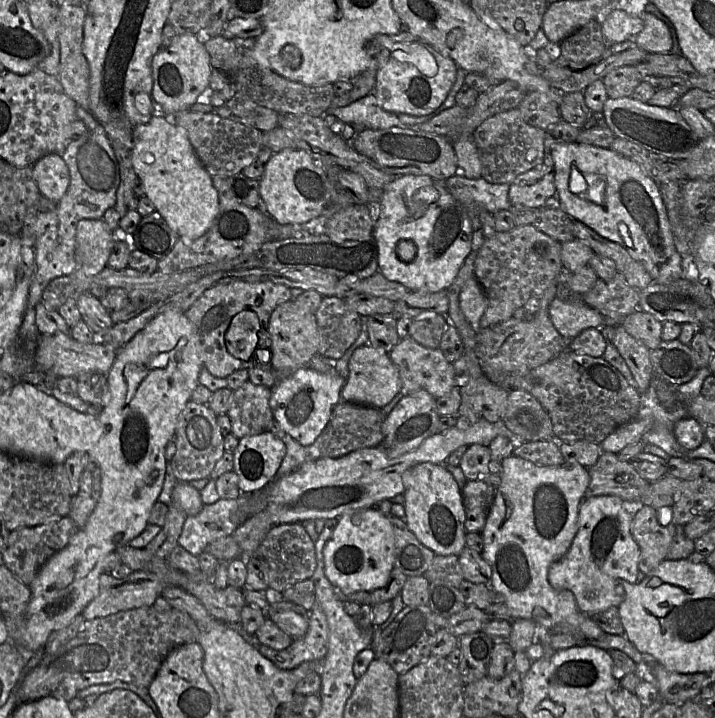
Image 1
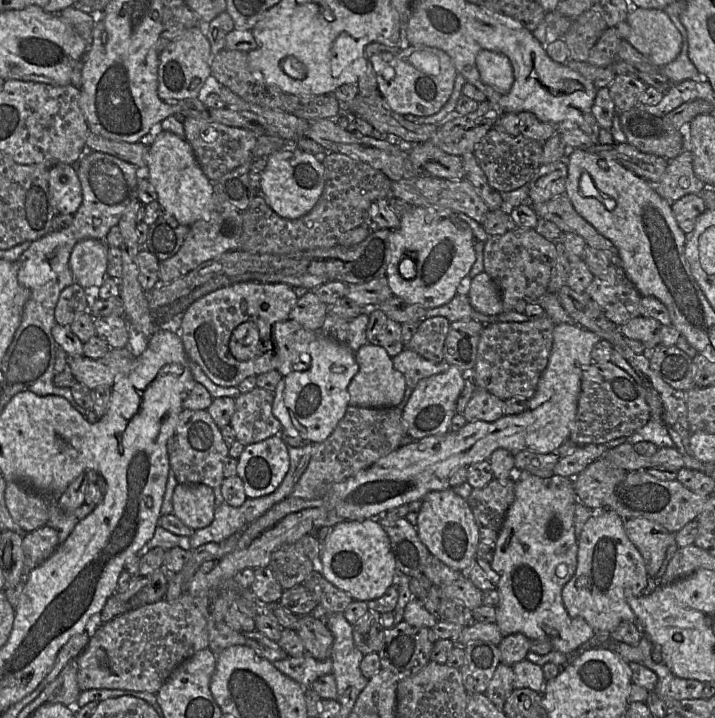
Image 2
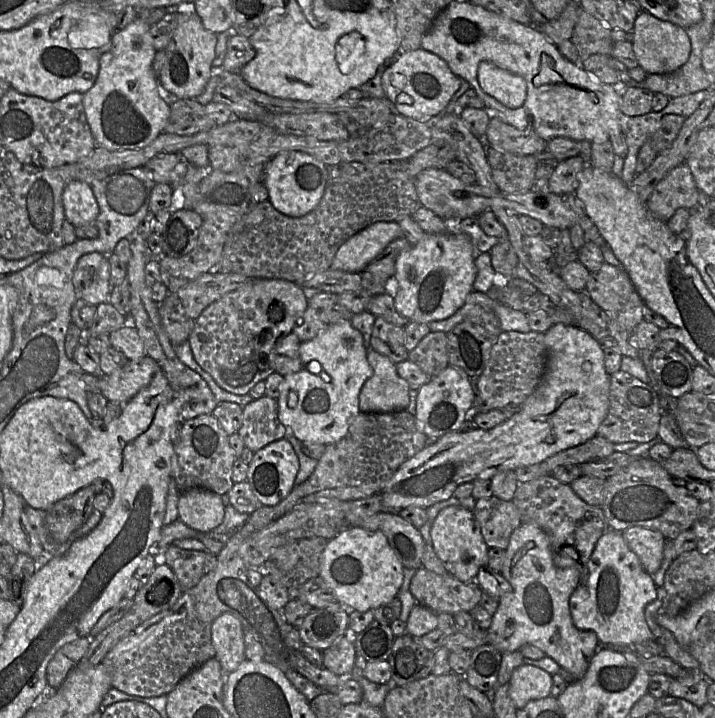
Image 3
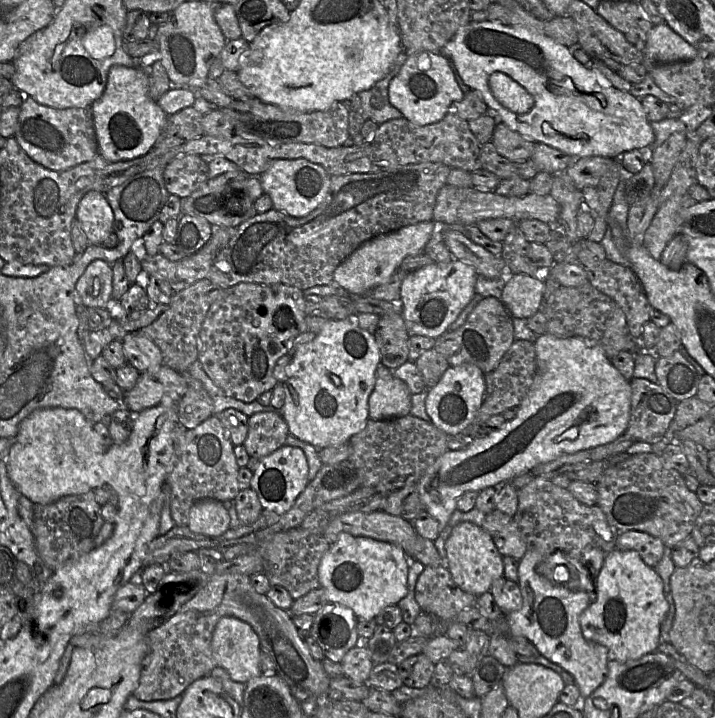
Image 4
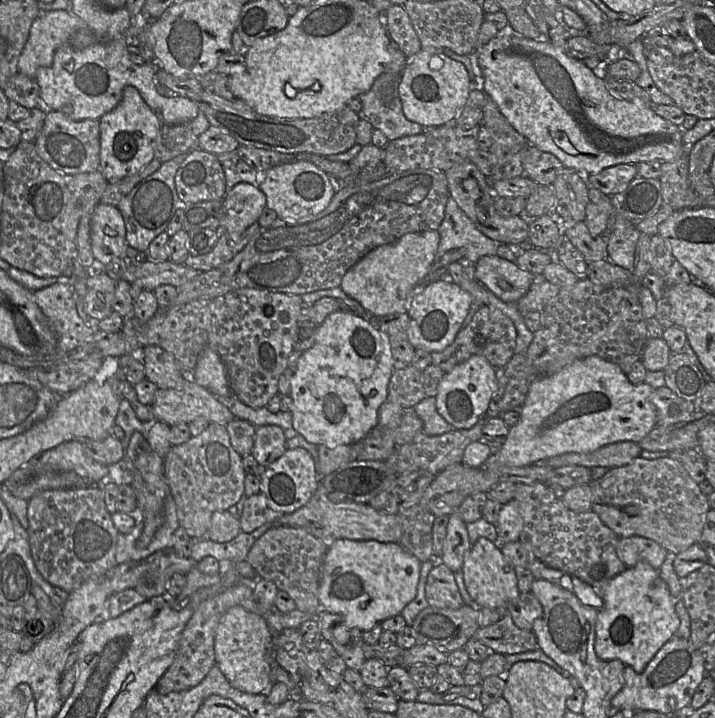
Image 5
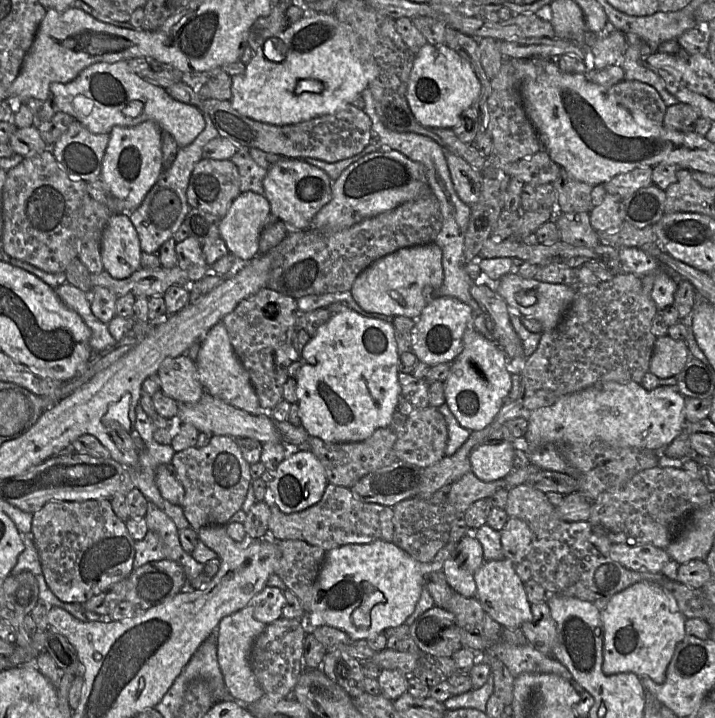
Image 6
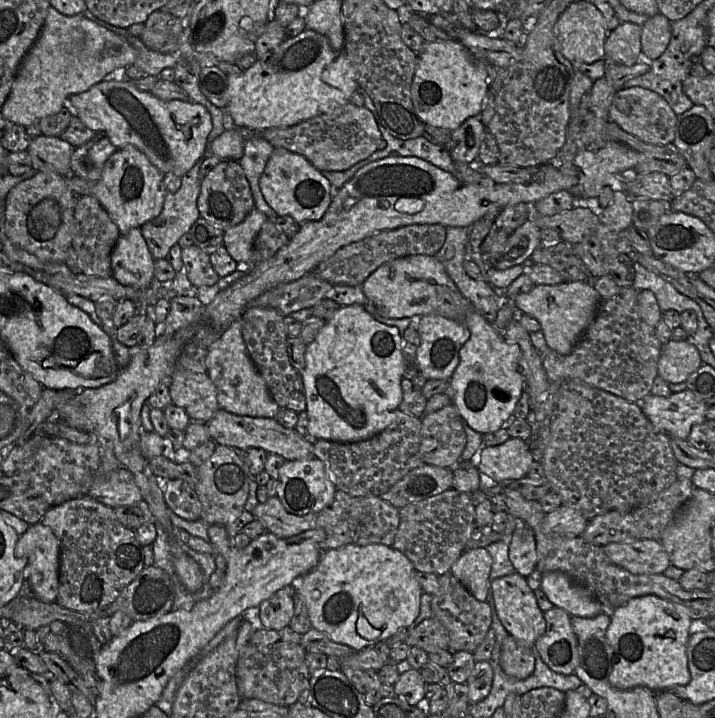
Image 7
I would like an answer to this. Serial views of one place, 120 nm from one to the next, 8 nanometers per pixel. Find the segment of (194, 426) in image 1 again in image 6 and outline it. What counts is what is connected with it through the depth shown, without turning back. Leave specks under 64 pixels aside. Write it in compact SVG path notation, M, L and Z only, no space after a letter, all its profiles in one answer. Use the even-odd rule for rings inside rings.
M213 435L209 444L202 448L195 446L176 452L173 455L171 464L184 487L185 494L181 507L192 529L198 531L206 526L225 526L231 521L231 517L241 510L252 478L250 475L250 464L243 458L233 437Z

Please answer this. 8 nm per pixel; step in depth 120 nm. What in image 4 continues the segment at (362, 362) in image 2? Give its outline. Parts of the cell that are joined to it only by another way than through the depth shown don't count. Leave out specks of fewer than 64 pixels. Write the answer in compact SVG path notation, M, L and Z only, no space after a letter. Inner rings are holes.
M380 363L376 369L375 387L369 396L369 417L384 420L408 415L411 412L411 396L407 384Z

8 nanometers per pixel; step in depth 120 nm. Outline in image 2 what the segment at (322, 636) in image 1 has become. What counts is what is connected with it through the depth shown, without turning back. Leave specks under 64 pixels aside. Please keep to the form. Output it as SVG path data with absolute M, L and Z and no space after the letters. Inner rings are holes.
M309 653L299 657L288 656L272 664L284 675L299 683L304 689L310 688L311 684L320 676L332 674L332 661L330 658L317 660Z

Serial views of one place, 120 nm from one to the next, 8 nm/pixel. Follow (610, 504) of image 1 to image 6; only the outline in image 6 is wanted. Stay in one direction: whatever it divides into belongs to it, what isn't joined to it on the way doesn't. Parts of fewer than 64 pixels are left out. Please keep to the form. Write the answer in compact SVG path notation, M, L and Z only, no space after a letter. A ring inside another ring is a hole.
M637 582L615 594L601 612L604 674L631 672L663 683L675 649L687 635L686 619L671 594L654 582Z

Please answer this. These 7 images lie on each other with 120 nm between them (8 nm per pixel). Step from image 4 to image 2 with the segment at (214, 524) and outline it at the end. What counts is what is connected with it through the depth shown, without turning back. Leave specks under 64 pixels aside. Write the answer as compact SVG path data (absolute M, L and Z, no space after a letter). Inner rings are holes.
M178 483L173 492L172 504L173 513L193 530L207 527L214 519L214 491L205 484Z

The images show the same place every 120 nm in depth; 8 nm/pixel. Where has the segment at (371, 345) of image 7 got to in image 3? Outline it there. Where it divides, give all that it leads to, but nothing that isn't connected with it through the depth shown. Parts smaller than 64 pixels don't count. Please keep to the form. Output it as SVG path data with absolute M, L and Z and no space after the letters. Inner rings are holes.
M345 320L327 327L310 341L301 342L300 358L302 369L284 376L277 398L278 418L286 427L290 427L297 439L302 442L329 445L341 440L350 425L361 412L359 394L364 383L372 376L373 369L368 362L368 348L364 344L363 334Z

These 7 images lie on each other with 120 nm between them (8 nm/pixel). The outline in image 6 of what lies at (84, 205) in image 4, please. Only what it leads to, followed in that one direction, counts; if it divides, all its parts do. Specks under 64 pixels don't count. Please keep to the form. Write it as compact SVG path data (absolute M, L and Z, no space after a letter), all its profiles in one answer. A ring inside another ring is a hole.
M112 214L101 240L104 270L115 279L128 278L141 268L141 254L139 236L128 214Z

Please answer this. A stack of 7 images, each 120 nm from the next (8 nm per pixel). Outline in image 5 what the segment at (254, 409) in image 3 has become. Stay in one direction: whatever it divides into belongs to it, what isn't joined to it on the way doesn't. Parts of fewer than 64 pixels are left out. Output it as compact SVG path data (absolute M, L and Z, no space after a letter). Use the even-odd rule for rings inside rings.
M262 425L256 428L251 455L260 465L267 467L287 449L287 439L280 426Z

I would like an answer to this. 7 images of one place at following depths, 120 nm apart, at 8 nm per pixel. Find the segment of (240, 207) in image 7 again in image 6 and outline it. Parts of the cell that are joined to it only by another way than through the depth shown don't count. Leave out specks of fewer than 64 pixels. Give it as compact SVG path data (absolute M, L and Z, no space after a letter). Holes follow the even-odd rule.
M202 158L191 173L186 196L191 207L222 218L240 193L239 172L230 159Z

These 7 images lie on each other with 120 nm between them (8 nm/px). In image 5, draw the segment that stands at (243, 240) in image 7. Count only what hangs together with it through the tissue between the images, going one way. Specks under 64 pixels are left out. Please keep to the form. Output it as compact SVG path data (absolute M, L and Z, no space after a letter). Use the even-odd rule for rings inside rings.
M240 182L233 186L224 198L220 227L229 233L243 234L258 221L266 207L266 195L260 187Z

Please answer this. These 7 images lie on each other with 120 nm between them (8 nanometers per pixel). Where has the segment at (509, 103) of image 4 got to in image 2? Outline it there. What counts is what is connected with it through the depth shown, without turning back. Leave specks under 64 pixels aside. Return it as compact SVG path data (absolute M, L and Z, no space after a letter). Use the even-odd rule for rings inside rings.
M482 50L476 57L481 80L500 93L508 93L514 83L513 67L508 57L489 50Z

